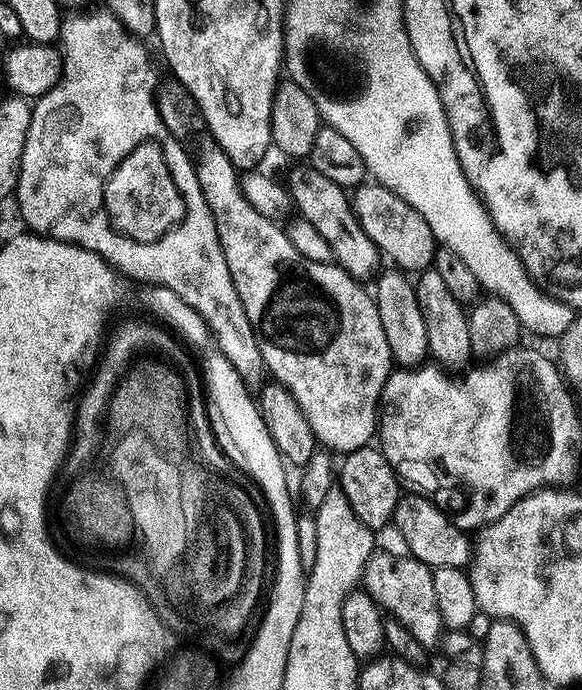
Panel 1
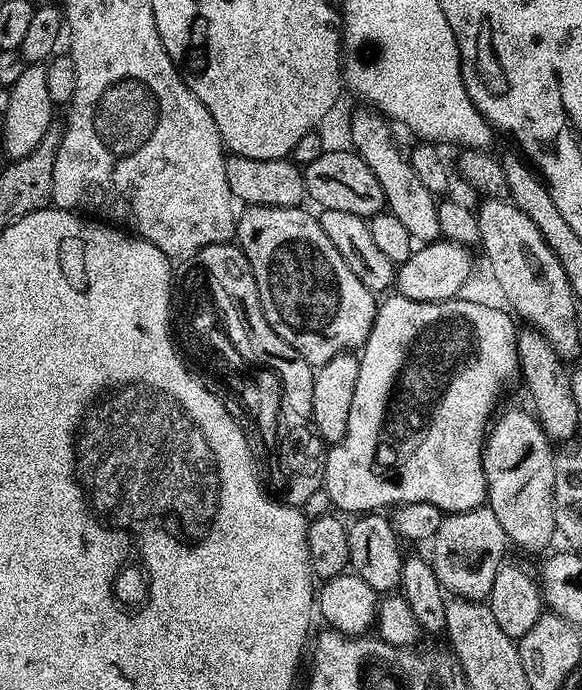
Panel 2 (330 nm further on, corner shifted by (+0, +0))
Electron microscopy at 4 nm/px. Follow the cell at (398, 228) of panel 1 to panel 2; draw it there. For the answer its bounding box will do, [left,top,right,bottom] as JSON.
[303,150,385,218]

